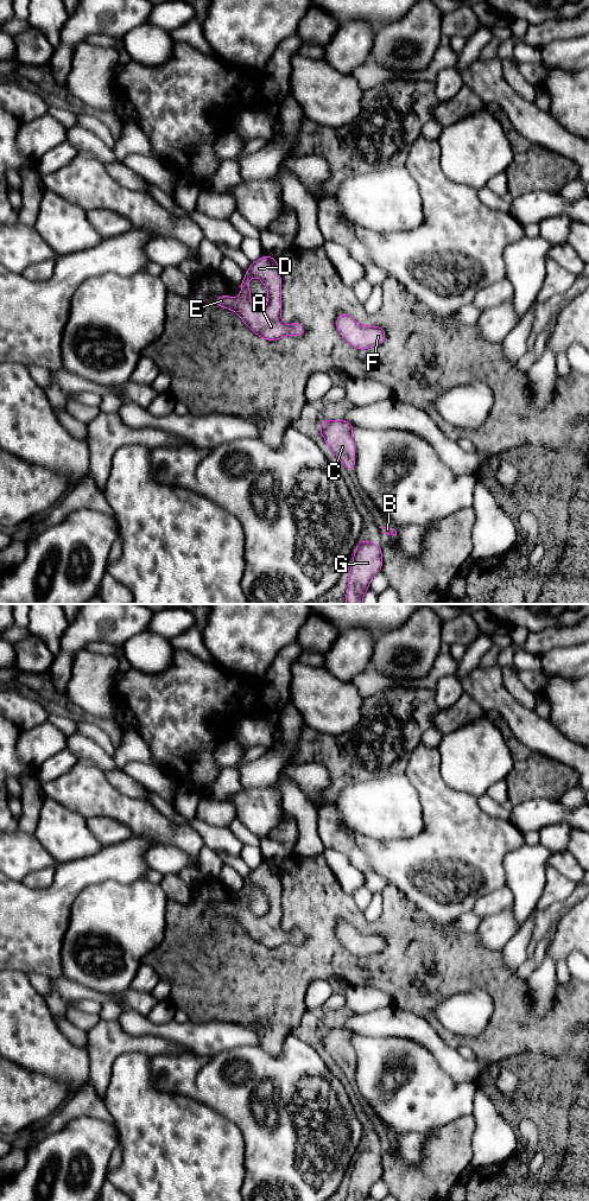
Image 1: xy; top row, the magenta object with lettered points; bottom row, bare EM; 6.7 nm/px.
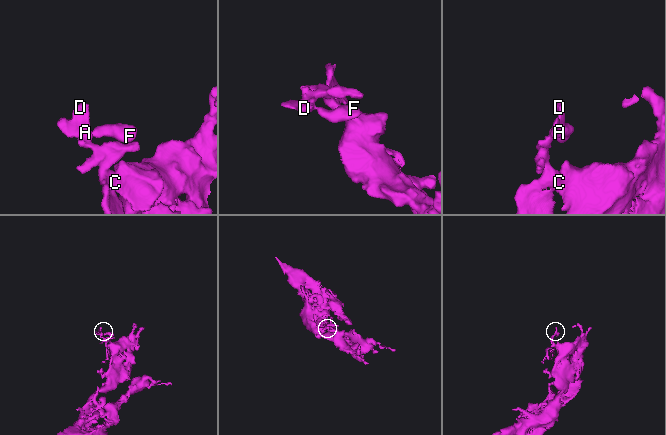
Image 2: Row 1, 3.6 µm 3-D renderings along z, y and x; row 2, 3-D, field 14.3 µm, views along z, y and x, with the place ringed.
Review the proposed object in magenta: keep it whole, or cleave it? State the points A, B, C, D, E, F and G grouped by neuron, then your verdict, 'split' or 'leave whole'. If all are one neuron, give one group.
groups A B C D E F G; leave whole

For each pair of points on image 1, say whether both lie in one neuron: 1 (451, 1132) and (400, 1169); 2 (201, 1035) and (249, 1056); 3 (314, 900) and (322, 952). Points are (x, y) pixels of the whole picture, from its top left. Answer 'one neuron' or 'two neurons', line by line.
1: one neuron
2: two neurons
3: one neuron

